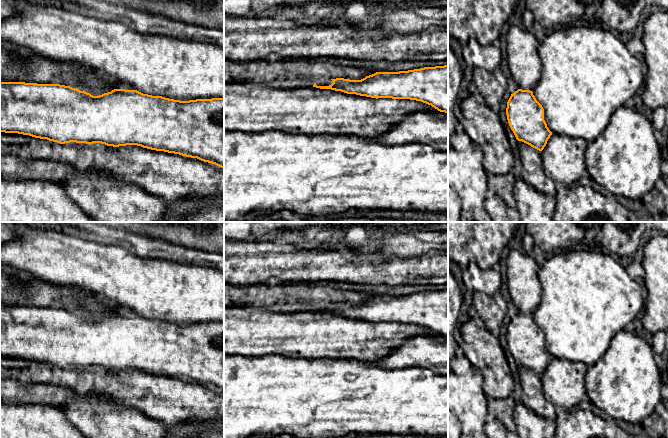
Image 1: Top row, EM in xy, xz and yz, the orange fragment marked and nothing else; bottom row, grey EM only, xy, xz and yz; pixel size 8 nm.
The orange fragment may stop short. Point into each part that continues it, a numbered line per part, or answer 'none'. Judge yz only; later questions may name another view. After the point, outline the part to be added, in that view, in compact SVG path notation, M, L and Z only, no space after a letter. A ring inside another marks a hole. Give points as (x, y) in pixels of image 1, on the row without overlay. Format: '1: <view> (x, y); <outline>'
none

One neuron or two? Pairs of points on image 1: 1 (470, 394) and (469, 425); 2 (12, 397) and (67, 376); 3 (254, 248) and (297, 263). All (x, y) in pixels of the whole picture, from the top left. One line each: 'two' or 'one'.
1: one
2: one
3: one

